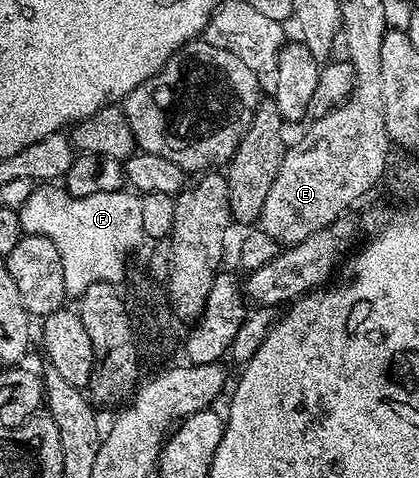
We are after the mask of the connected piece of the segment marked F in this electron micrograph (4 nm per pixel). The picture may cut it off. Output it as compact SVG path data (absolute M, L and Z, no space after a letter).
M55 184L40 185L18 212L24 234L40 234L57 244L65 268L65 292L74 296L95 278L118 277L124 254L139 238L141 197L121 189L75 198L66 189L57 187Z

